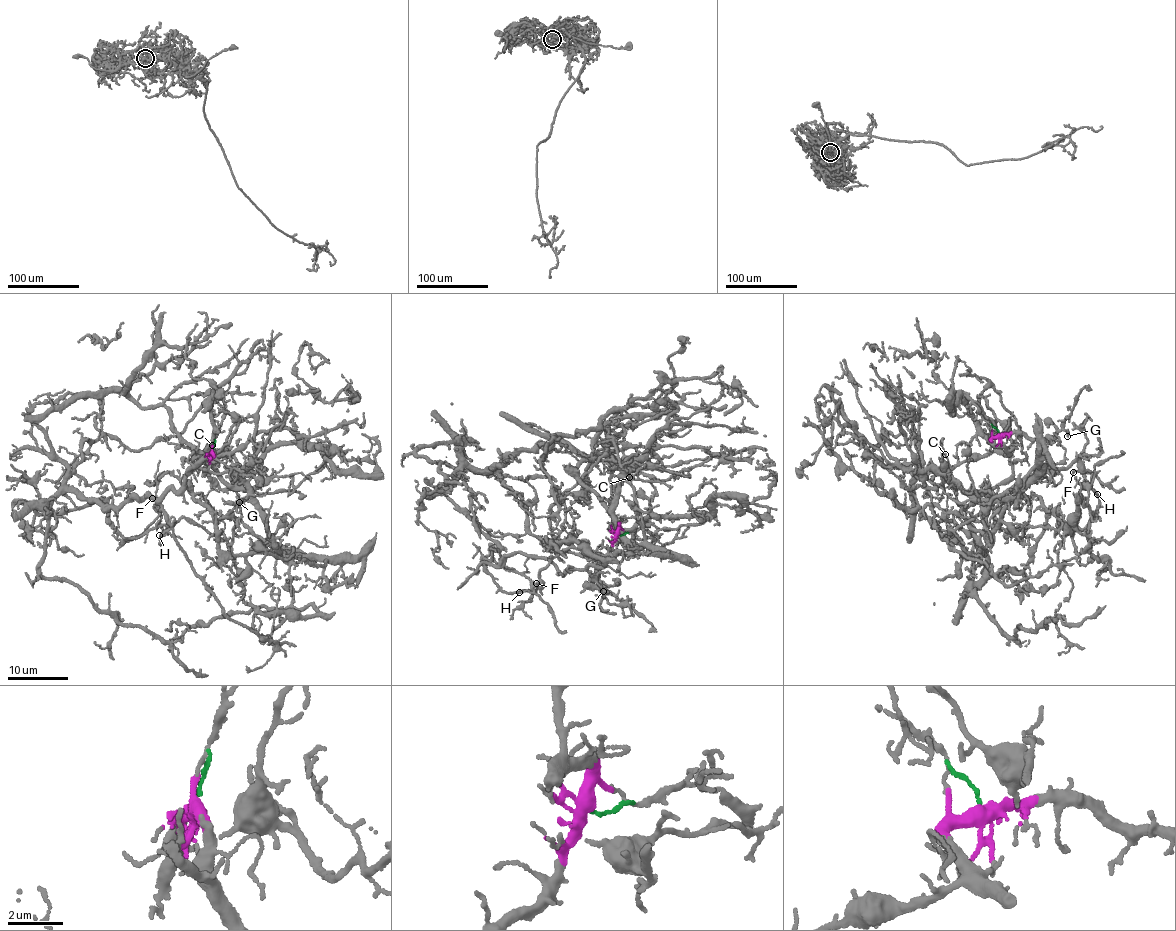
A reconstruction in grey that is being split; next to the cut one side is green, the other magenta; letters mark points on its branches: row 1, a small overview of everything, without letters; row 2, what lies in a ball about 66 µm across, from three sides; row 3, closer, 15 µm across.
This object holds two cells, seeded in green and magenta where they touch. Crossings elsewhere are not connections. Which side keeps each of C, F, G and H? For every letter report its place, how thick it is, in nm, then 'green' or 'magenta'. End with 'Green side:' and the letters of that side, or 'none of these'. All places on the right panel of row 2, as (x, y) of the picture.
C: (945, 454) | 100 nm | magenta
F: (1073, 472) | 110 nm | green
G: (1067, 436) | 100 nm | magenta
H: (1097, 494) | 100 nm | green
Green side: F, H

